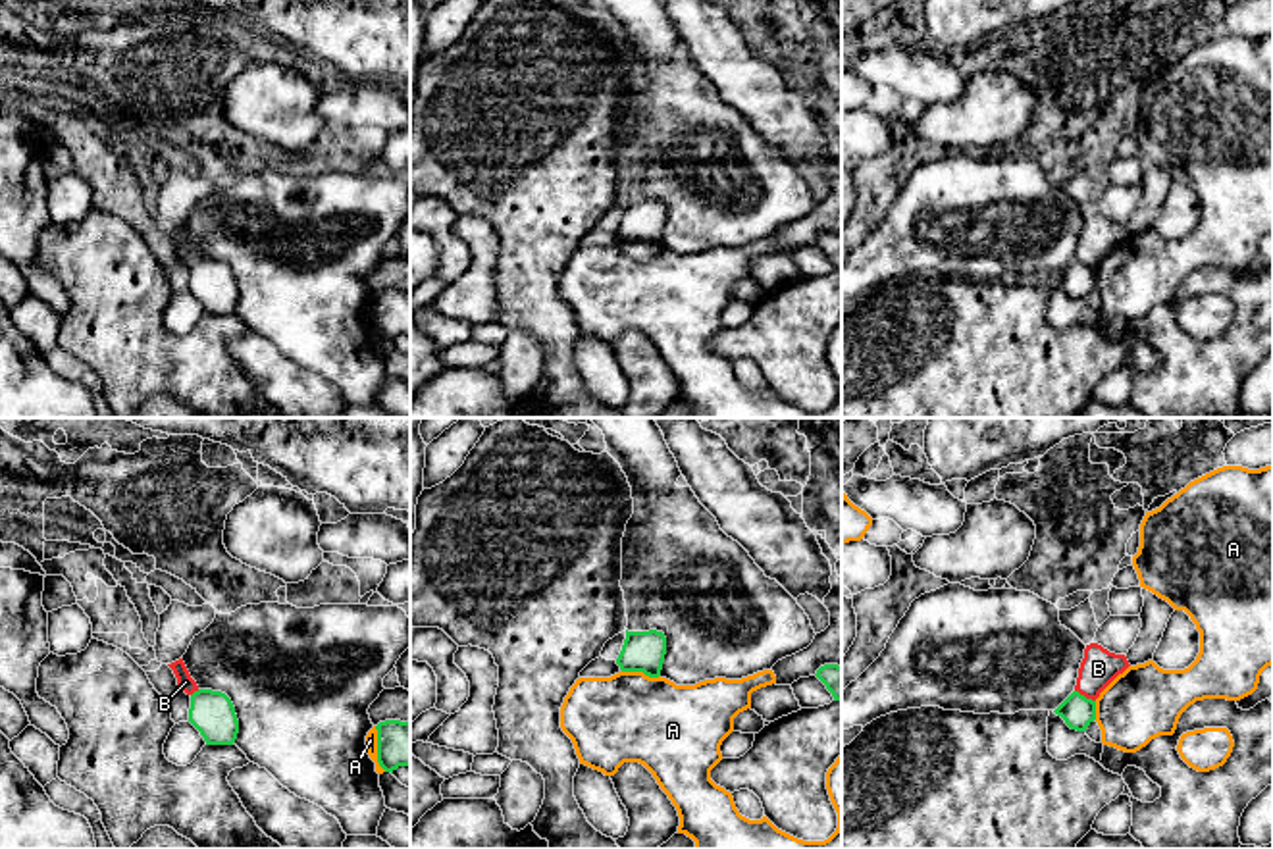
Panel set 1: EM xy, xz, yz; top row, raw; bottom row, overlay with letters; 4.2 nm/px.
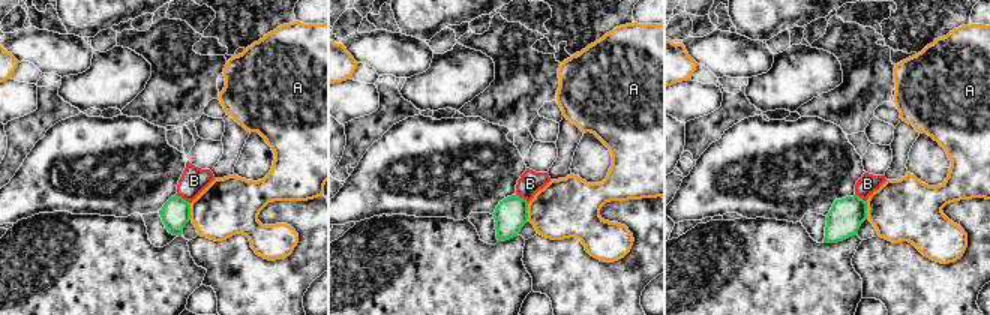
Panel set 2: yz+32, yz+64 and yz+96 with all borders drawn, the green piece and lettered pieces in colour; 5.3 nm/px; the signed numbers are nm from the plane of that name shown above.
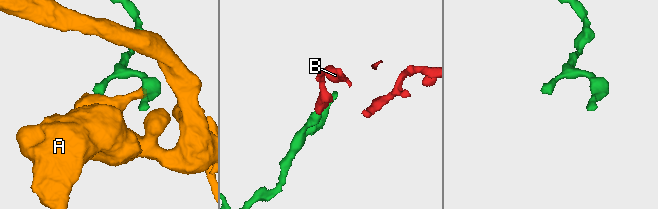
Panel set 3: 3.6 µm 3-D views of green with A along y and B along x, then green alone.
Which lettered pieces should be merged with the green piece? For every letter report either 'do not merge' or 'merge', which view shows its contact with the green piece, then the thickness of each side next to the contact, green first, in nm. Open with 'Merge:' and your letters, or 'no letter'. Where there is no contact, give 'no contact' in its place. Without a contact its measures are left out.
Merge: no letter
A: do not merge; contact in xy; calibres 190 and 50 nm
B: do not merge; contact in yz; calibres 140 and 160 nm

